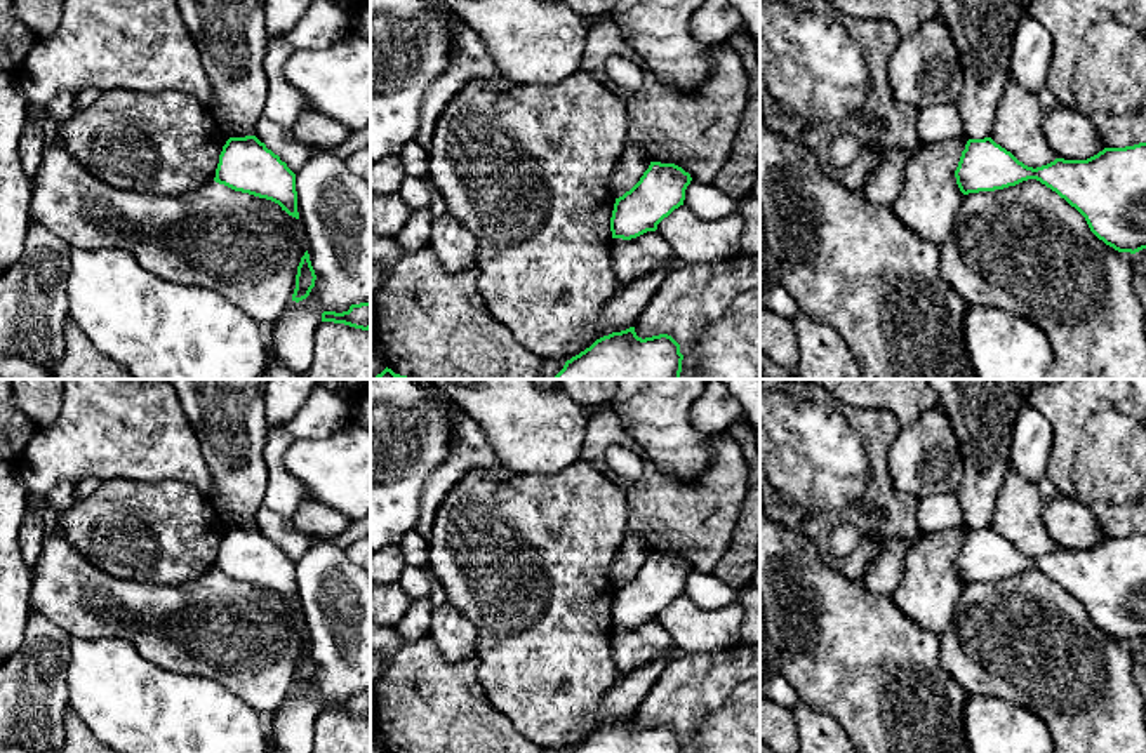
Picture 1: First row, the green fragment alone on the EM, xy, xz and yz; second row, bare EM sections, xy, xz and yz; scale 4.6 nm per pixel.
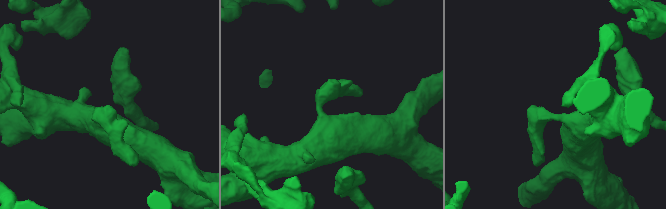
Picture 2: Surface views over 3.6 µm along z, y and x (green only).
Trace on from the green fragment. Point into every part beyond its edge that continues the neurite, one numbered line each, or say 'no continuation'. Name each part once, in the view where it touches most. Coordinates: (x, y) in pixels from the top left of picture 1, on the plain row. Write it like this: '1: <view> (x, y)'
no continuation

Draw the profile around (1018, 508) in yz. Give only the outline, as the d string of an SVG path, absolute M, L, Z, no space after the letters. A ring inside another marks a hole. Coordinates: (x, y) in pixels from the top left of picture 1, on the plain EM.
M1009 470L995 499L991 529L1028 556L1042 556L1057 548L1043 527L1045 501L1038 485Z

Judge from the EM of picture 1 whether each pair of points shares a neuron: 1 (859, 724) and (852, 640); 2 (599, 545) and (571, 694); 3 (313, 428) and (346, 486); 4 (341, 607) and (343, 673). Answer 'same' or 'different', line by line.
1: same
2: same
3: different
4: same

